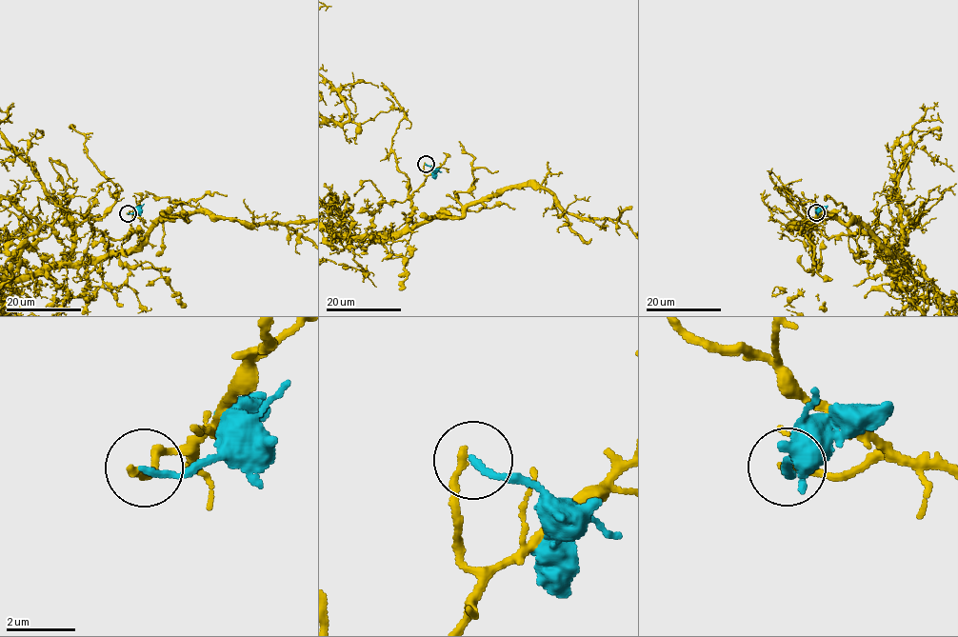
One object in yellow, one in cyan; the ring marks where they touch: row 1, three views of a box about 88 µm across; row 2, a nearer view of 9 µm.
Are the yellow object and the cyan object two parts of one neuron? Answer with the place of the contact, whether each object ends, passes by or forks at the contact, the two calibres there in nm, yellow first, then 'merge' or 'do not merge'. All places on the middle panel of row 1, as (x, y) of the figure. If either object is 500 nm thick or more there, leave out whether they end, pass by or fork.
at (426, 164); yellow ends there; cyan ends there; 240 nm thick on the yellow side, 180 nm on the other; do not merge

